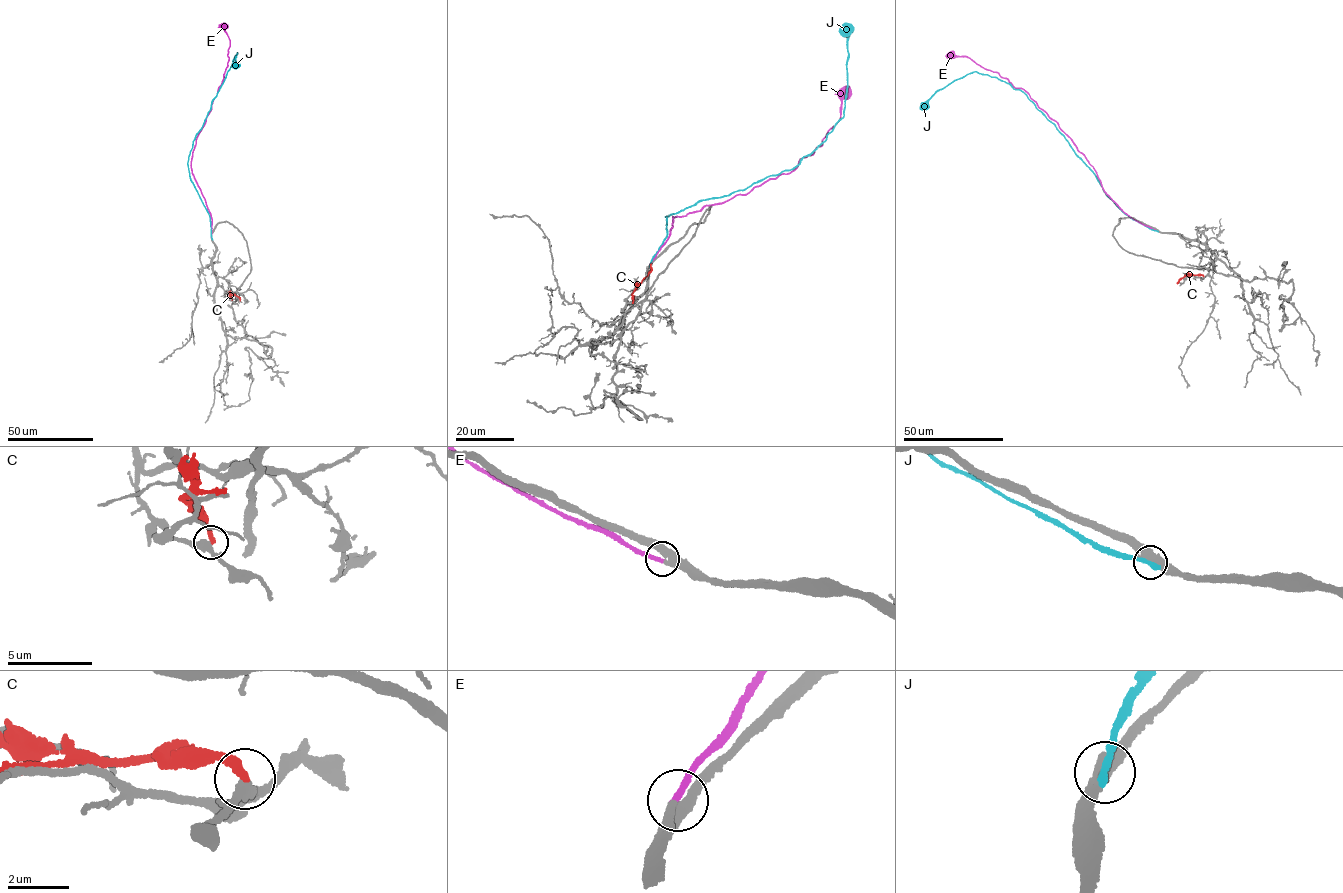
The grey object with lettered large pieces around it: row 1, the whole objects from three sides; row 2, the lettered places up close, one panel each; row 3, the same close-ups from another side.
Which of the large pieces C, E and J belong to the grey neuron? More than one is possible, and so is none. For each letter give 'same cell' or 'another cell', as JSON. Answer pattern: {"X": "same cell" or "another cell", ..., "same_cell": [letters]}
{"C": "another cell", "E": "same cell", "J": "another cell", "same_cell": ["E"]}

